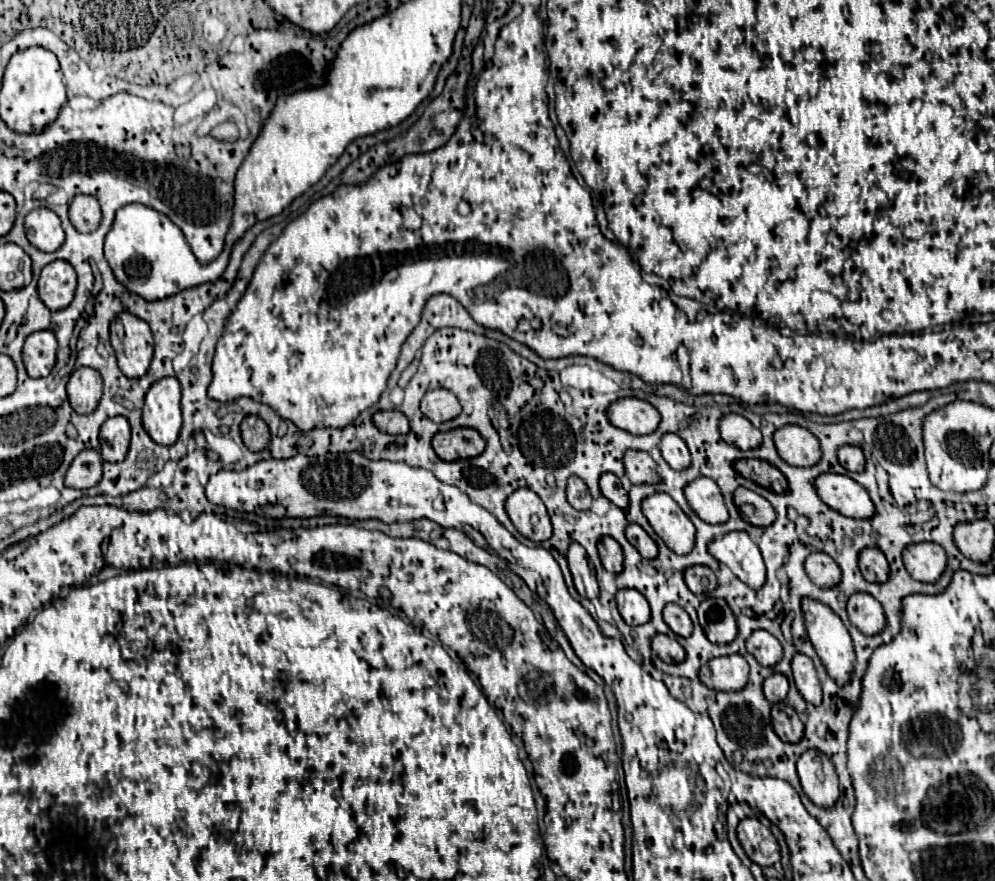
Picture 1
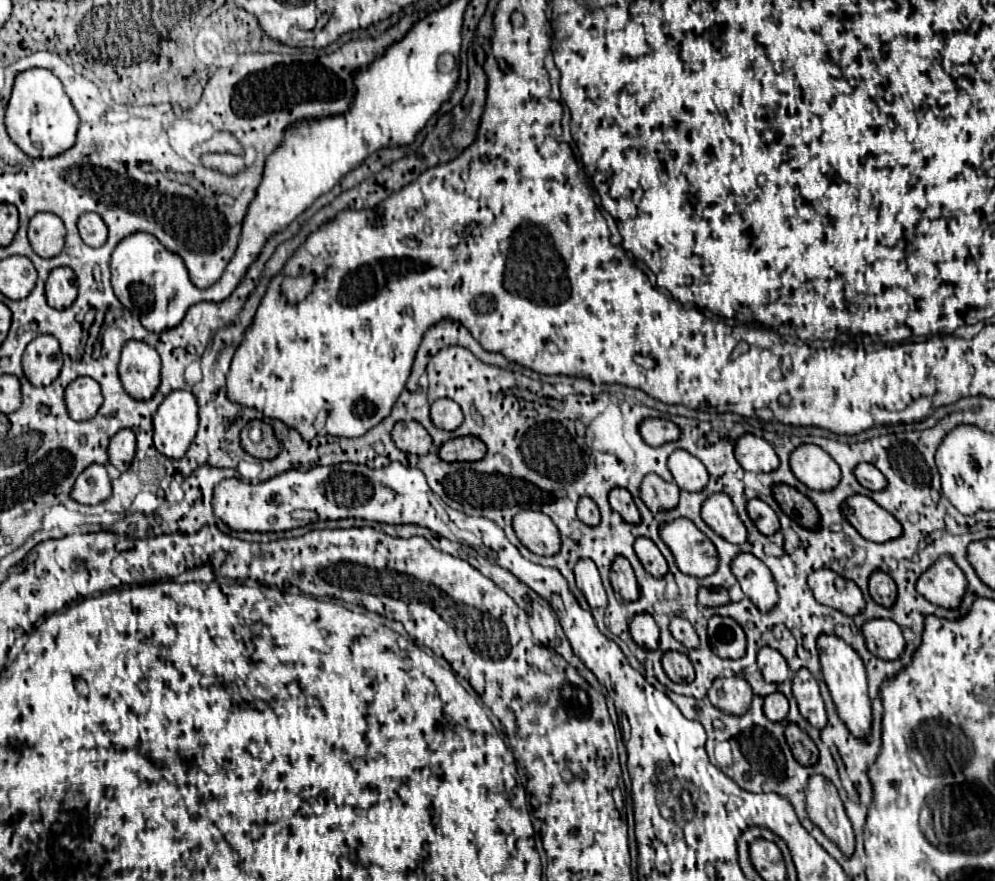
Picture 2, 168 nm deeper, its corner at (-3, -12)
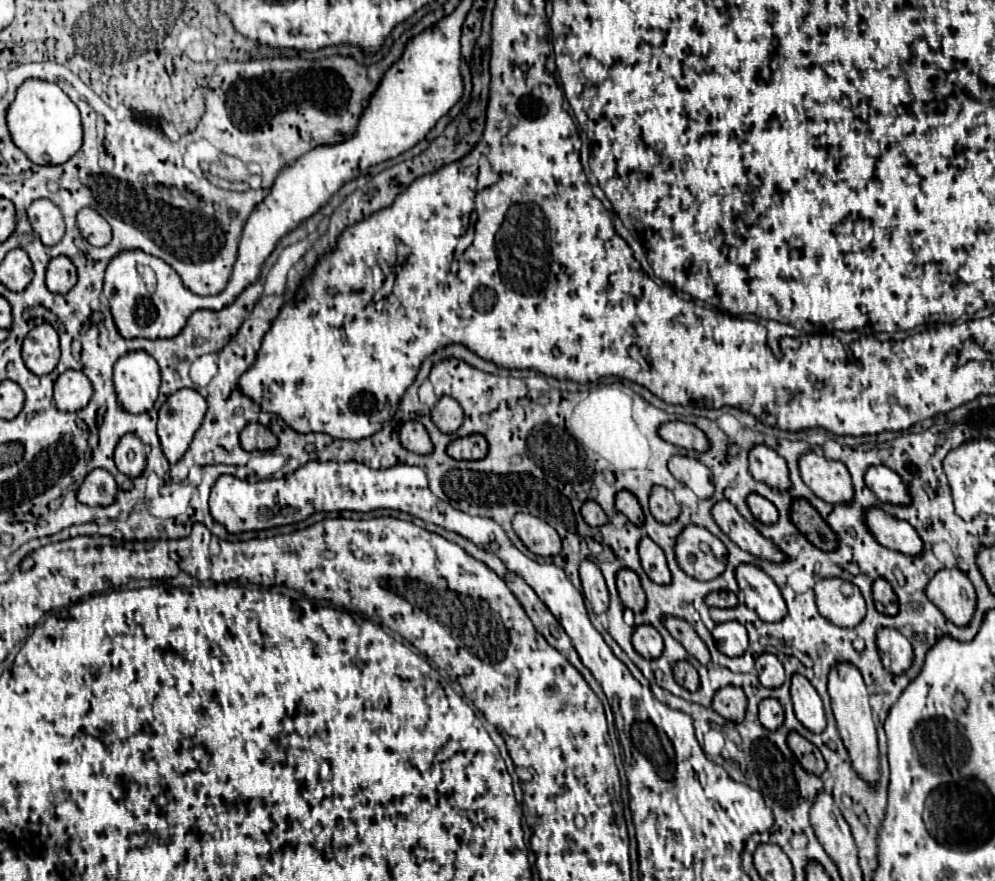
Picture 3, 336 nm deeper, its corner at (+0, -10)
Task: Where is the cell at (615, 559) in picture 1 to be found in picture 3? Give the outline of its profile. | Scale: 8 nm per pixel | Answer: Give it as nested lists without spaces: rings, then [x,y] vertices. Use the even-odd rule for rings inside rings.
[[[626,568],[620,570],[616,576],[616,586],[618,586],[618,594],[622,598],[622,604],[626,608],[630,608],[634,614],[638,614],[646,608],[646,594],[640,586],[636,572],[626,570]]]

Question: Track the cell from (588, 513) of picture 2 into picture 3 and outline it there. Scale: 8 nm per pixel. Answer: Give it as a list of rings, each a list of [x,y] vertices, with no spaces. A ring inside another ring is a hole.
[[[584,502],[582,516],[584,516],[586,524],[590,524],[590,526],[604,526],[608,522],[606,512],[596,502]]]

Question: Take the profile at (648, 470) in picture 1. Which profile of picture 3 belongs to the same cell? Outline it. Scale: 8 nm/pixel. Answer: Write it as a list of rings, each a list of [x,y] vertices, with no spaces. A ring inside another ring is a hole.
[[[658,486],[650,494],[650,512],[658,522],[670,524],[678,518],[680,504],[674,500],[674,494],[670,490]]]

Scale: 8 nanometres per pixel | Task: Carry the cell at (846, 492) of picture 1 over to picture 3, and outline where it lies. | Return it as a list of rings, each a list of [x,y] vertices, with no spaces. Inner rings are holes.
[[[870,508],[866,512],[866,524],[882,546],[908,554],[908,556],[922,554],[922,548],[924,548],[922,540],[908,522],[896,520],[892,516],[888,516],[884,510]]]

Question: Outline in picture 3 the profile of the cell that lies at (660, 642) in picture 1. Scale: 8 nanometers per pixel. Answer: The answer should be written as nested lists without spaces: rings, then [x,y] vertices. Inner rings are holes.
[[[678,662],[678,664],[674,666],[674,678],[676,678],[676,682],[678,682],[680,686],[684,686],[684,688],[690,690],[690,692],[698,690],[698,686],[700,686],[698,672],[696,672],[696,668],[690,666],[688,662]]]

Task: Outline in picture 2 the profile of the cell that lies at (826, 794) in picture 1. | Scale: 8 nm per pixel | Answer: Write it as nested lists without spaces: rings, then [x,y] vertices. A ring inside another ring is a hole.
[[[813,774],[807,782],[805,796],[807,796],[807,814],[811,822],[819,826],[823,834],[843,850],[843,854],[851,856],[855,850],[853,828],[845,814],[837,788],[825,776]]]

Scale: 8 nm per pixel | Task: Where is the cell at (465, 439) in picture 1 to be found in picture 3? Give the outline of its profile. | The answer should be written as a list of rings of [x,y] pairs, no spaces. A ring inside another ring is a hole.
[[[470,434],[450,442],[448,454],[456,460],[480,460],[488,454],[488,442],[482,434]]]

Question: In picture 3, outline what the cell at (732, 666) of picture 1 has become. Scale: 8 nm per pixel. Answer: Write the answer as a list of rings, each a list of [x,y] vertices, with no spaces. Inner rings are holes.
[[[724,686],[714,694],[712,708],[726,720],[740,724],[746,712],[746,694],[736,686]]]

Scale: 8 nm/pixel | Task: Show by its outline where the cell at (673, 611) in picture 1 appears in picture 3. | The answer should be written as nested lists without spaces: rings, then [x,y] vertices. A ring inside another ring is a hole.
[[[668,618],[666,620],[666,630],[686,648],[688,654],[692,654],[700,664],[708,664],[710,662],[710,652],[706,648],[706,644],[700,640],[700,636],[696,634],[696,630],[682,618]]]

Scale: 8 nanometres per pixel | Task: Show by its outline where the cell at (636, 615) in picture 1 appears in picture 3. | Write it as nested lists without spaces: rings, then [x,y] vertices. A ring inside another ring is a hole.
[[[638,626],[636,632],[632,634],[632,644],[636,652],[648,660],[658,658],[664,650],[662,636],[652,628],[652,626]]]

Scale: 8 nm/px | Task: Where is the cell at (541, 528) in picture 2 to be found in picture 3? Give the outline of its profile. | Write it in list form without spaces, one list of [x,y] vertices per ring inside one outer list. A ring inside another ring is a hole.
[[[516,514],[512,526],[524,546],[538,556],[556,556],[562,548],[556,530],[532,514]]]

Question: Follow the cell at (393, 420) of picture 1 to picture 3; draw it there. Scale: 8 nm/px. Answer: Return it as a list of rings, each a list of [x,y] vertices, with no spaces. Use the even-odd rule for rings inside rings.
[[[416,420],[404,422],[404,426],[400,428],[400,442],[406,450],[410,450],[414,454],[430,454],[432,452],[430,436],[428,436],[426,428]]]

